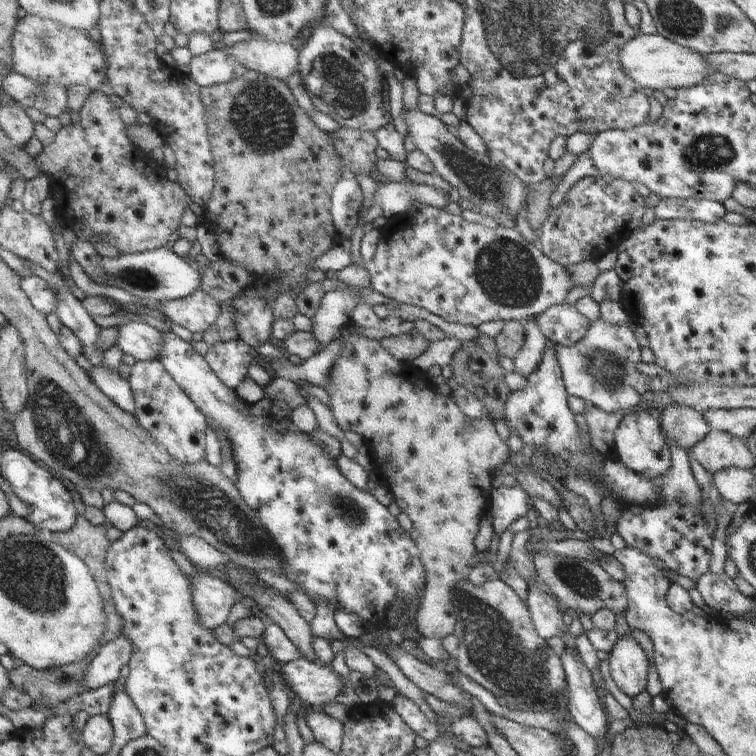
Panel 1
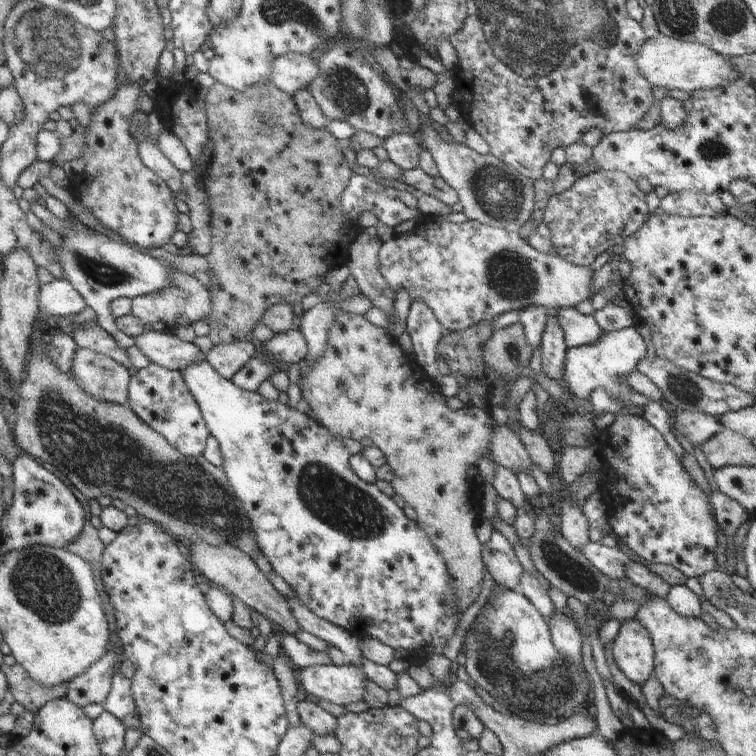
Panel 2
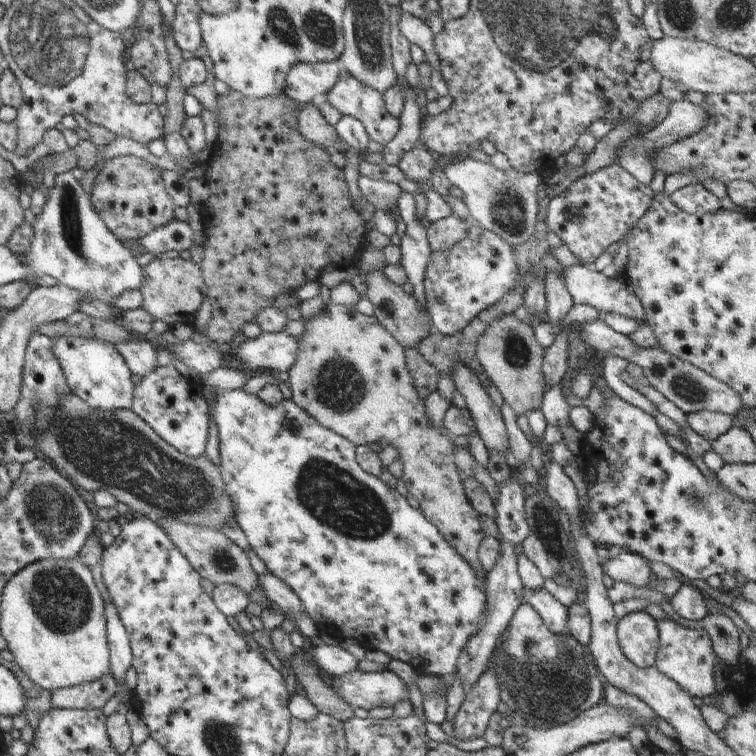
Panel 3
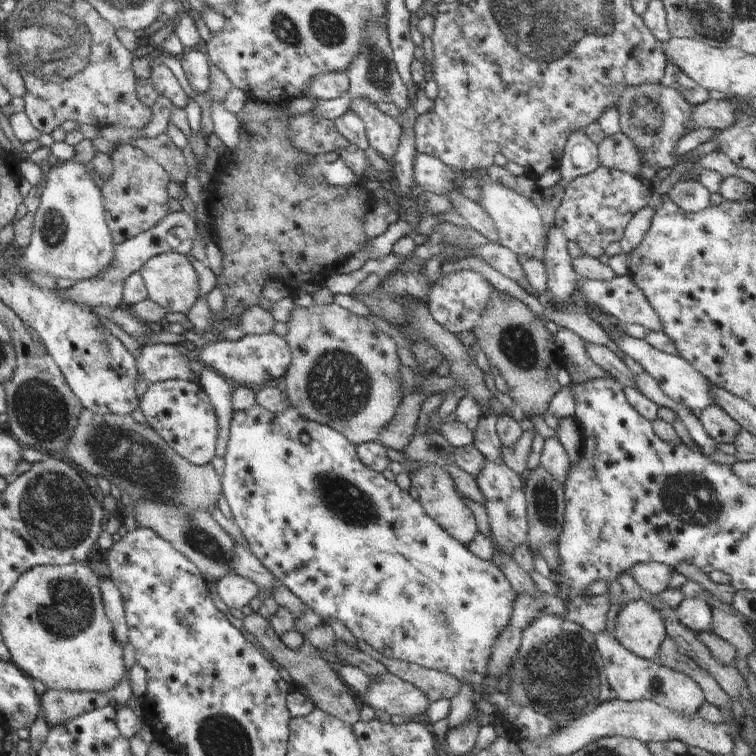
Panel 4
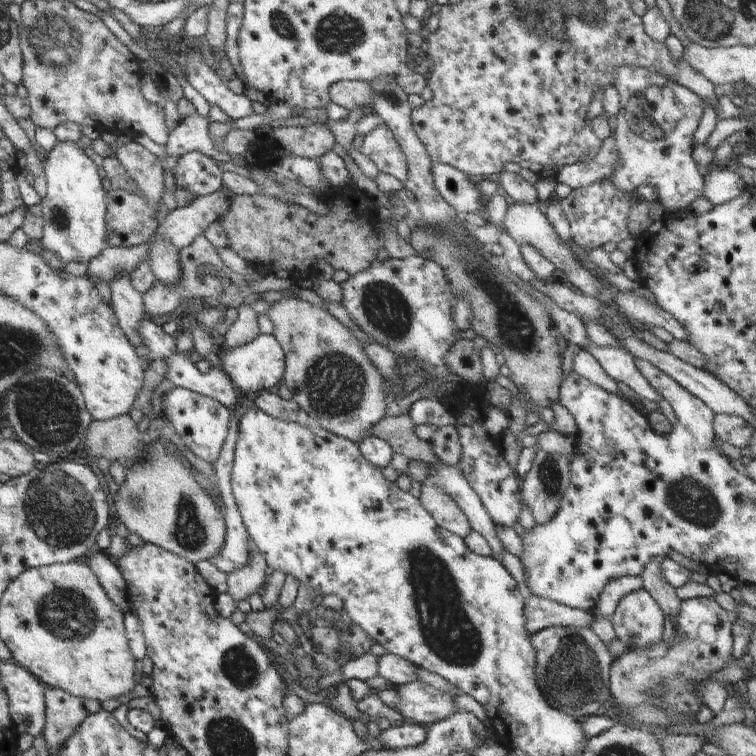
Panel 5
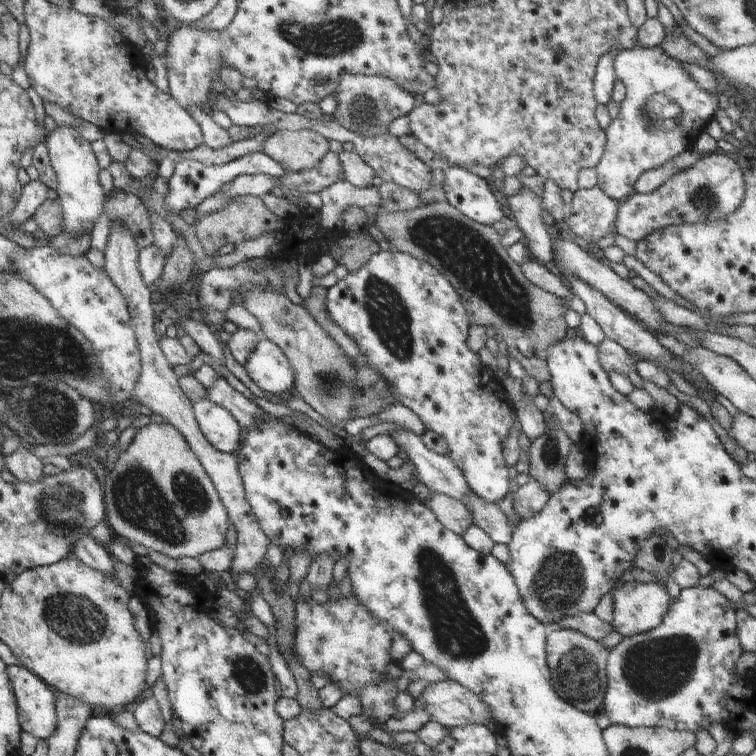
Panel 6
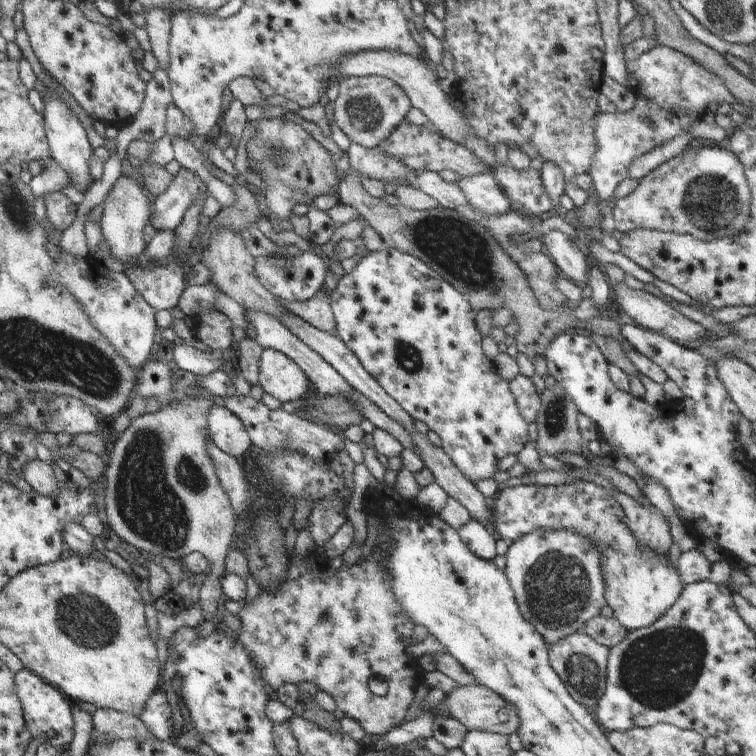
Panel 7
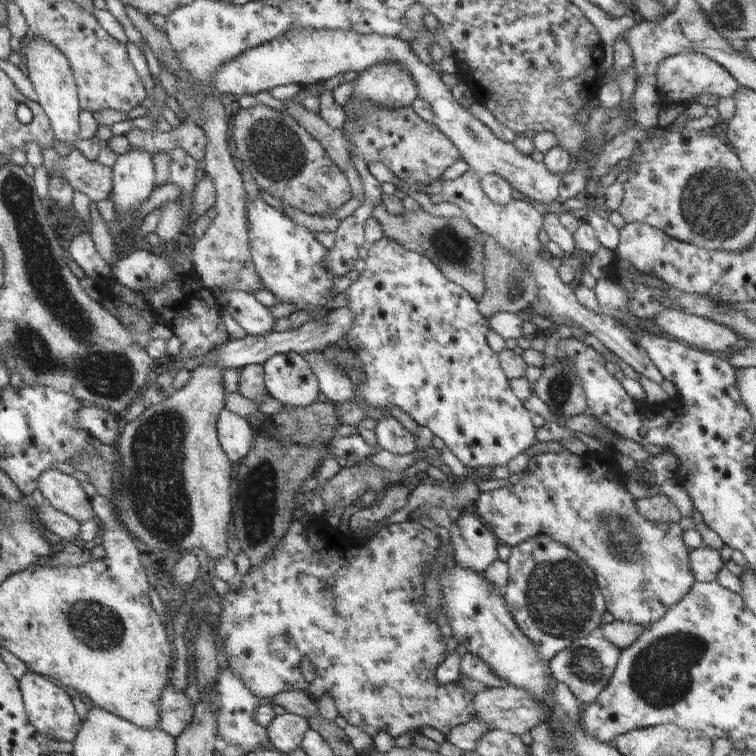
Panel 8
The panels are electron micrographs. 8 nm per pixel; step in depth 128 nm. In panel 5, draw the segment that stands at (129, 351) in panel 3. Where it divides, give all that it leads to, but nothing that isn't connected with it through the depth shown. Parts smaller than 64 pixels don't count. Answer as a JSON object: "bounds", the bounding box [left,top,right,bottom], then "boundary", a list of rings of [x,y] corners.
{"bounds":[165,351,240,412],"boundary":[[[177,351],[165,361],[168,366],[165,378],[168,382],[172,382],[176,387],[183,387],[197,394],[211,397],[228,408],[230,412],[235,409],[240,393],[234,384],[230,383],[220,366],[212,366],[208,373],[202,373],[188,357]]]}

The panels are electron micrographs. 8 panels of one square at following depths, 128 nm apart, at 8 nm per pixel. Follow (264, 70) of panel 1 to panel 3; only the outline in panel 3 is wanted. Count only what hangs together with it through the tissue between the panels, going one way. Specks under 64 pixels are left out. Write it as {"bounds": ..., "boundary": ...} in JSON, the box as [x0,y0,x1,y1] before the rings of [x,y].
{"bounds":[283,59,348,103],"boundary":[[[337,59],[332,62],[319,61],[316,63],[302,63],[298,62],[294,64],[285,75],[283,92],[292,100],[294,103],[307,103],[323,99],[323,97],[329,92],[332,85],[335,84],[337,78],[342,75],[347,77],[348,72],[344,69],[341,61]]]}

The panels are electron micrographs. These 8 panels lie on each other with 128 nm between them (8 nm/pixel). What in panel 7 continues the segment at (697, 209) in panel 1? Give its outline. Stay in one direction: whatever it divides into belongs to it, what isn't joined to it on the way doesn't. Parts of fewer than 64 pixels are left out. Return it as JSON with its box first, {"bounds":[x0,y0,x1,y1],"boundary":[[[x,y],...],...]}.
{"bounds":[588,44,735,203],"boundary":[[[658,44],[629,63],[625,60],[625,68],[629,77],[636,80],[636,87],[632,90],[636,96],[634,107],[617,114],[597,112],[594,138],[597,139],[598,151],[588,172],[593,179],[593,192],[609,203],[612,203],[618,185],[629,178],[628,168],[632,161],[674,138],[668,136],[664,126],[659,126],[664,124],[664,120],[666,124],[680,124],[680,120],[676,122],[680,114],[700,120],[709,111],[710,104],[726,102],[735,105],[732,94],[714,74],[684,57],[684,54],[663,45]]]}

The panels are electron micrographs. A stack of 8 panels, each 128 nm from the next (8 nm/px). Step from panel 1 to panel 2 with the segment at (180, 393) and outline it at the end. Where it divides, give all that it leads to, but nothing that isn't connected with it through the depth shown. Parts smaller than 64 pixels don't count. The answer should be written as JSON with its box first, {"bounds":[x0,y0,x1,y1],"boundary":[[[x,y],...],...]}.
{"bounds":[128,363,210,458],"boundary":[[[156,363],[135,370],[129,382],[128,407],[180,454],[194,458],[203,454],[210,431],[179,370],[164,368]]]}

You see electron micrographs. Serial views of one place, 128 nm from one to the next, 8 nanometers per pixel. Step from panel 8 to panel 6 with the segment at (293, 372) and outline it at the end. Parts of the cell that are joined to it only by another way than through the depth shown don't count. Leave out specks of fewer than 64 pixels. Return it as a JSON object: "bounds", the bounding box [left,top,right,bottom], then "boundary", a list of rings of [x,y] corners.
{"bounds":[242,337,293,394],"boundary":[[[261,337],[256,349],[242,366],[252,382],[264,393],[292,394],[293,371],[282,350],[270,340]]]}

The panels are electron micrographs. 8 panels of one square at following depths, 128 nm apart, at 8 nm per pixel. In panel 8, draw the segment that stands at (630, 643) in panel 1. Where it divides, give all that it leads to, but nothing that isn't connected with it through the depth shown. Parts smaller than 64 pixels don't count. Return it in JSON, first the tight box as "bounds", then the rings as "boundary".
{"bounds":[472,451,696,627],"boundary":[[[569,451],[560,452],[560,454],[541,453],[537,456],[533,456],[530,460],[529,466],[526,468],[530,472],[526,472],[525,476],[516,485],[508,485],[507,487],[481,493],[474,503],[472,511],[483,520],[484,524],[493,532],[495,538],[499,543],[503,543],[512,548],[525,541],[531,540],[534,536],[545,535],[551,536],[551,538],[559,544],[564,544],[572,550],[577,556],[580,556],[587,564],[588,567],[594,572],[596,583],[600,588],[601,594],[605,601],[606,613],[611,619],[617,619],[624,623],[636,624],[640,627],[646,627],[660,621],[667,613],[668,610],[675,606],[678,602],[682,601],[684,596],[688,595],[691,587],[695,584],[696,580],[690,571],[689,566],[689,553],[688,548],[682,539],[682,535],[686,530],[682,530],[678,523],[672,525],[656,525],[647,522],[638,512],[634,505],[635,498],[630,492],[624,490],[625,478],[620,474],[620,470],[617,465],[617,456],[614,460],[609,458],[609,453],[603,457],[596,457],[594,454],[583,454],[577,456]]]}

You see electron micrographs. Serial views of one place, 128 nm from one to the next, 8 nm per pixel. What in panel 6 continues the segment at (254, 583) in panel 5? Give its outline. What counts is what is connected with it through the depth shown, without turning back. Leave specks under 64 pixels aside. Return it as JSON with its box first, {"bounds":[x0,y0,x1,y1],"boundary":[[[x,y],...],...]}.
{"bounds":[103,221,269,582],"boundary":[[[111,221],[108,244],[103,251],[106,264],[105,274],[111,278],[116,289],[119,289],[125,297],[125,302],[130,314],[131,328],[135,331],[137,350],[141,359],[141,374],[136,384],[135,392],[131,400],[138,401],[148,407],[153,413],[162,416],[170,427],[173,427],[184,438],[189,450],[196,456],[197,462],[204,468],[206,475],[210,478],[212,485],[217,491],[218,497],[227,511],[229,522],[234,524],[238,533],[237,546],[233,553],[233,562],[226,575],[233,582],[243,574],[254,574],[254,572],[266,562],[269,547],[268,538],[261,532],[252,510],[245,500],[245,493],[238,473],[237,463],[234,455],[222,453],[215,450],[197,428],[193,416],[191,402],[186,398],[179,387],[177,376],[173,366],[166,361],[164,354],[160,351],[158,337],[155,333],[154,324],[157,321],[155,310],[155,296],[142,281],[138,269],[139,250],[133,242],[131,235],[127,232],[123,223]]]}

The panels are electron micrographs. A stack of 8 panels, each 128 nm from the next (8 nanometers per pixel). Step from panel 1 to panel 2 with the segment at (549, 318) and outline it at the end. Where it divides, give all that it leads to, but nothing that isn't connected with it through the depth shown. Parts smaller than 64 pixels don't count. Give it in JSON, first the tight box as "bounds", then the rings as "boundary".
{"bounds":[556,307,604,347],"boundary":[[[562,307],[556,314],[560,328],[564,332],[567,347],[588,346],[602,338],[604,330],[598,326],[593,315],[580,314],[576,307]]]}

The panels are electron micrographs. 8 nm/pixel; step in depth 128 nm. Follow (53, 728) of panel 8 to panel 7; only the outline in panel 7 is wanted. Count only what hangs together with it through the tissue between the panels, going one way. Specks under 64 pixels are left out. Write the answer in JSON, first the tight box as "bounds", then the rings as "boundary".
{"bounds":[13,669,73,749],"boundary":[[[27,669],[13,674],[15,694],[23,709],[24,723],[31,738],[38,743],[53,745],[56,749],[70,745],[73,740],[72,702],[56,687],[42,681],[36,674]]]}

